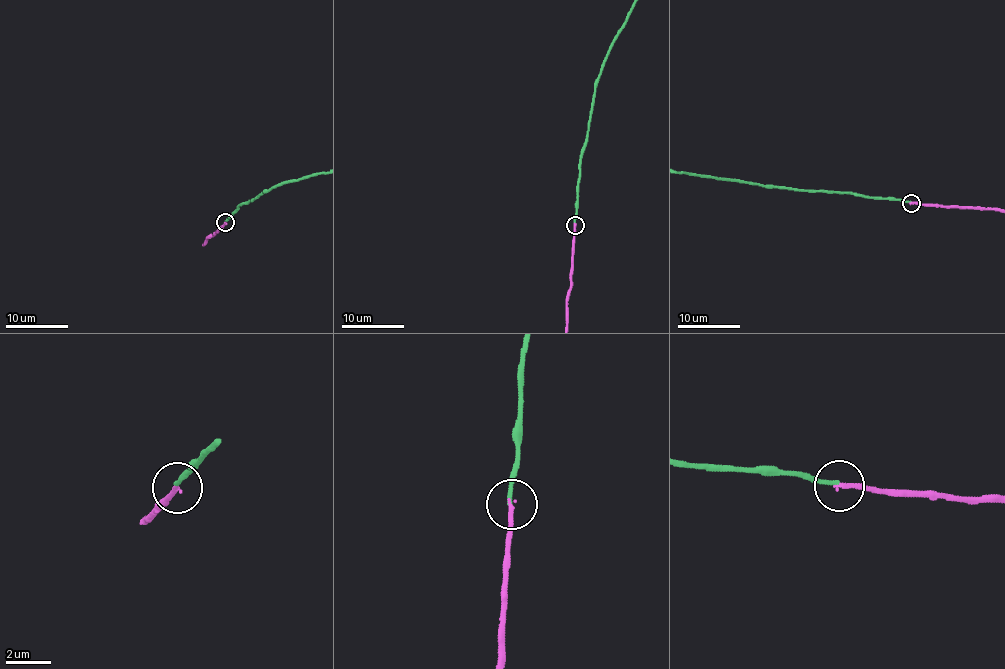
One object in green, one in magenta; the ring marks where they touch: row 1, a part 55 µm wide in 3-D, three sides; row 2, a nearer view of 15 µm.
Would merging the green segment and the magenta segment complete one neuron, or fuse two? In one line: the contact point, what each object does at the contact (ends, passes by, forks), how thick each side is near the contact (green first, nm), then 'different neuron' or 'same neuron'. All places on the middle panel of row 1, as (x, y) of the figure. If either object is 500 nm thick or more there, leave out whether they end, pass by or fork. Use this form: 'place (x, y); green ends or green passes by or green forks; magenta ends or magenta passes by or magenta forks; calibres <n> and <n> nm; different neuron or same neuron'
place (575, 225); green ends; magenta ends; calibres 160 and 200 nm; different neuron

